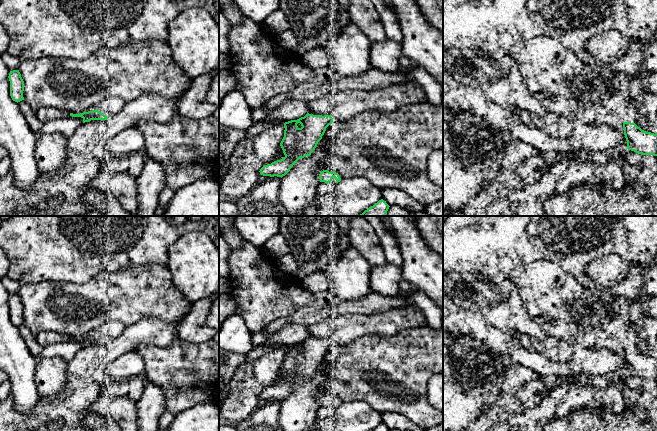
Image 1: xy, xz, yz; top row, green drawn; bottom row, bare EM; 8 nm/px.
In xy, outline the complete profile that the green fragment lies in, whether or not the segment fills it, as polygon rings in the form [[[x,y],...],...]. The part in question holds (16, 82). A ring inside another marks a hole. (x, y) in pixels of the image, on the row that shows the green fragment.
[[[19,70],[10,71],[8,78],[10,81],[10,96],[12,100],[17,103],[24,100],[24,81]]]

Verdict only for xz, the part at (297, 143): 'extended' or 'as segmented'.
as segmented

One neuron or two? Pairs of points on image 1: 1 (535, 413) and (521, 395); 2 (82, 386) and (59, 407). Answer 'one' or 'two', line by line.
1: two
2: one

